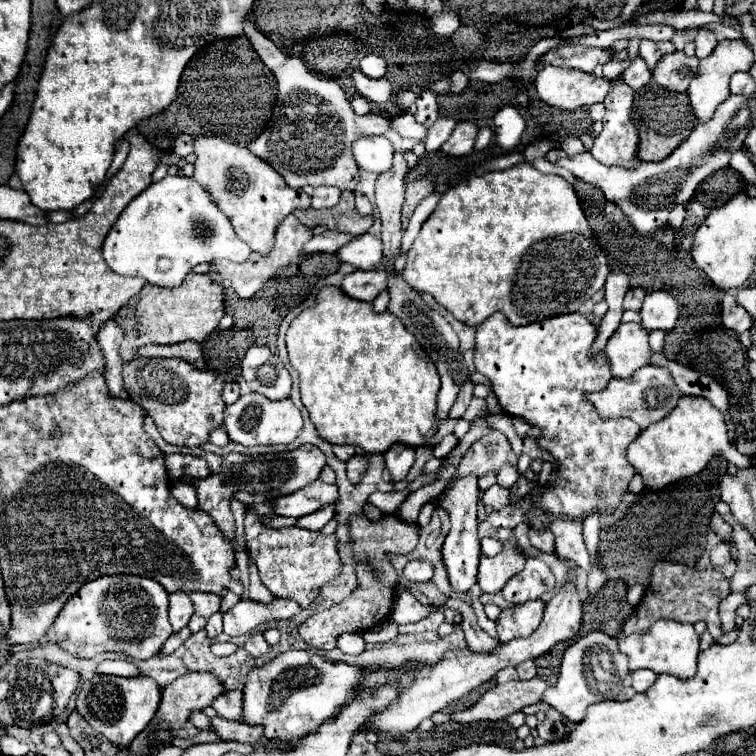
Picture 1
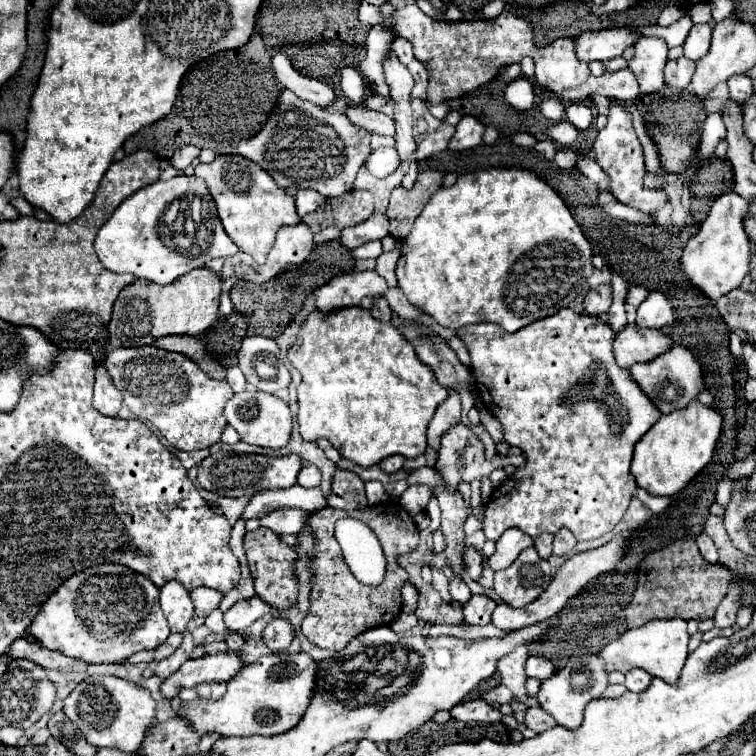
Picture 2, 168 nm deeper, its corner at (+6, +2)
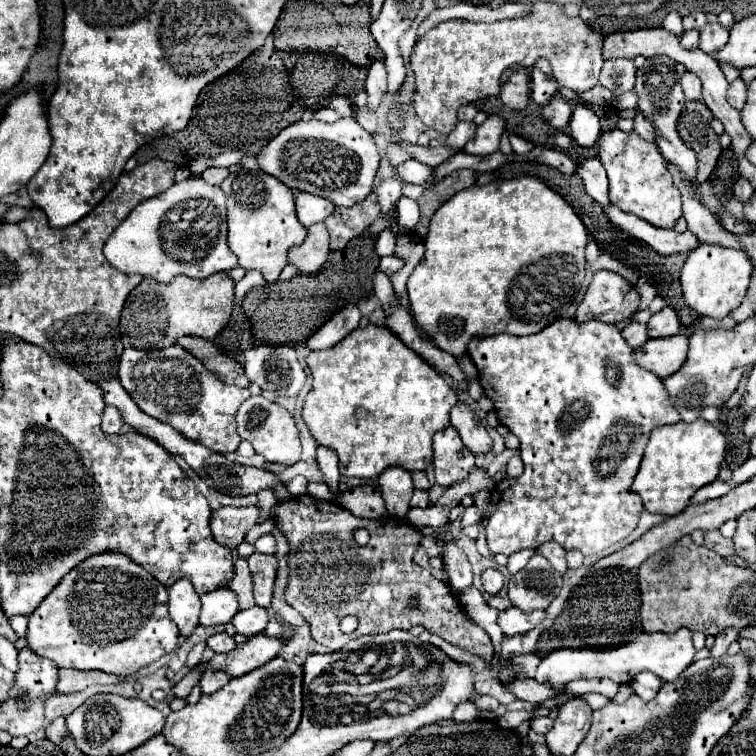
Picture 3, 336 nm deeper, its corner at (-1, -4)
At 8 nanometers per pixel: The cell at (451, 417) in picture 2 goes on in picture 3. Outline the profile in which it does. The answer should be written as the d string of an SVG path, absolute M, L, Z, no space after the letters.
M452 426L434 434L434 470L436 482L440 486L452 486L458 480L464 480L474 466L474 454L462 444L460 436Z

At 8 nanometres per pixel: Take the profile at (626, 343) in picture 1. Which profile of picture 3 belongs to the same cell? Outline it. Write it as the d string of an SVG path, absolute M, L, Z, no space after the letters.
M678 334L670 338L648 340L644 348L636 350L636 362L660 378L668 378L682 368L688 354L688 336Z

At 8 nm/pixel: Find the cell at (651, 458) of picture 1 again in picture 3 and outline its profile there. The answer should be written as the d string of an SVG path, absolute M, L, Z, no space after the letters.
M702 418L694 422L678 422L672 426L660 426L650 432L648 444L642 454L638 474L630 486L642 498L644 510L662 516L676 516L690 504L694 492L718 478L718 470L724 462L726 440L722 432Z

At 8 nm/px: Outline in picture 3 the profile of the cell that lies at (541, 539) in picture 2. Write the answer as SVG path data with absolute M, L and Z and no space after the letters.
M546 542L546 544L540 546L538 552L540 552L542 556L546 556L546 558L552 562L552 566L554 566L560 574L564 574L564 572L568 570L568 564L566 564L566 550L560 548L560 544L556 544L556 542Z

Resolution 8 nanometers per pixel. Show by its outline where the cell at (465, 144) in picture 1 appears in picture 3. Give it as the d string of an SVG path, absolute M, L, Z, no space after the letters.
M488 116L484 124L478 126L476 136L466 144L464 152L468 154L478 154L478 156L488 156L494 154L500 146L500 136L504 132L504 118L500 116Z

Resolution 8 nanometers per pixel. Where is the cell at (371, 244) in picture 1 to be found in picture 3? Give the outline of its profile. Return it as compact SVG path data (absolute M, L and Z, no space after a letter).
M384 230L376 240L376 254L378 256L394 254L394 248L396 248L396 234L390 230Z

